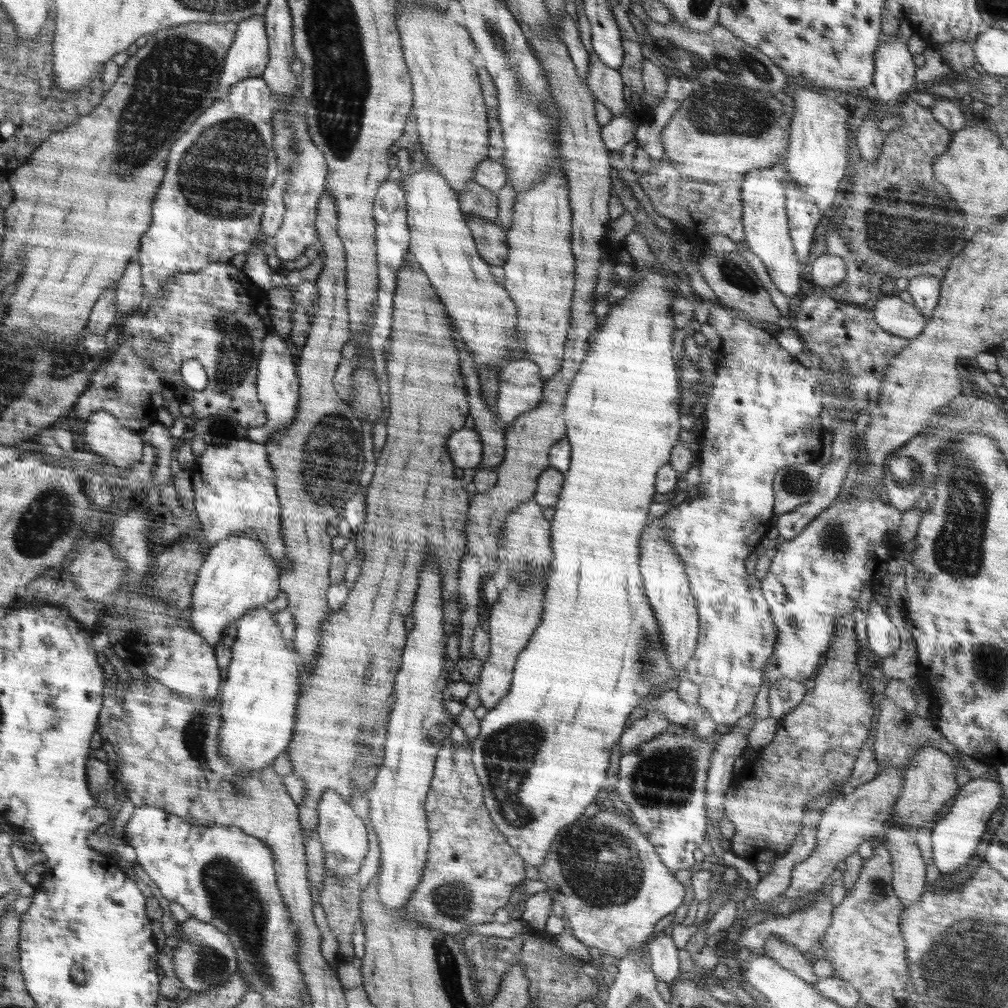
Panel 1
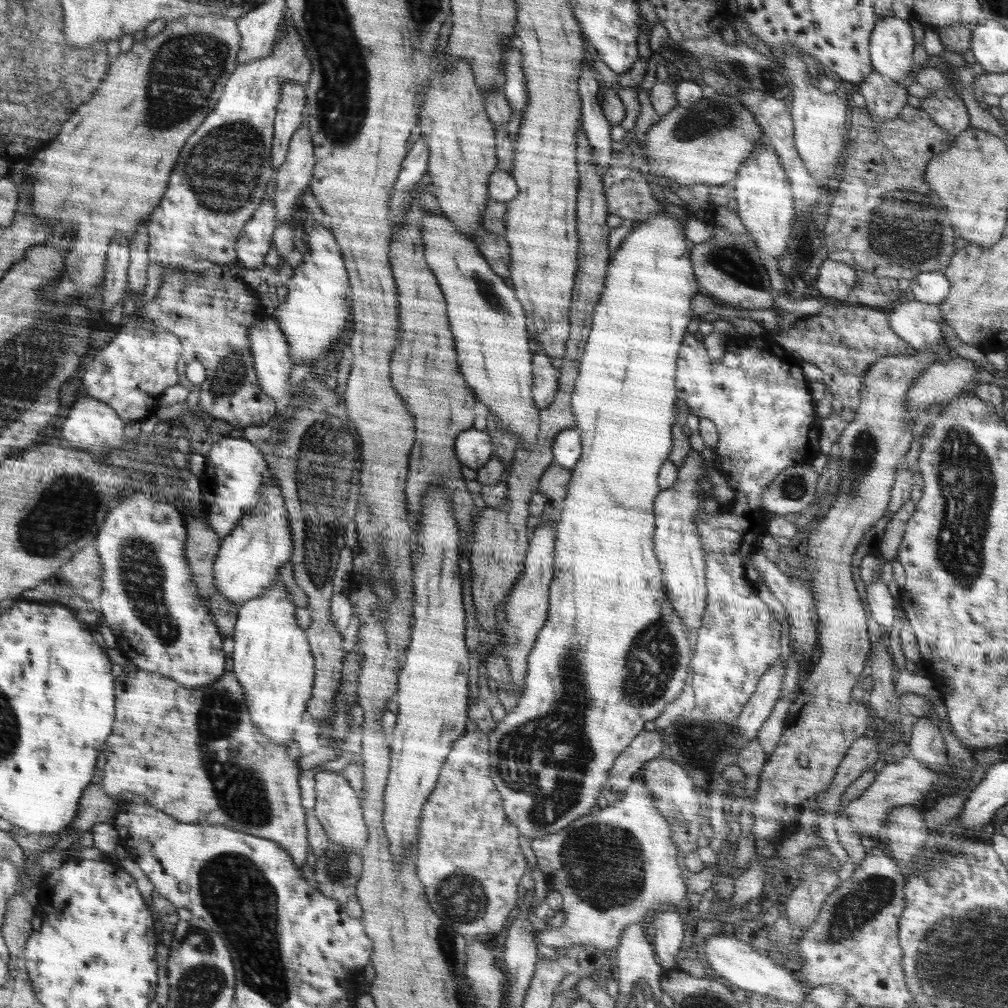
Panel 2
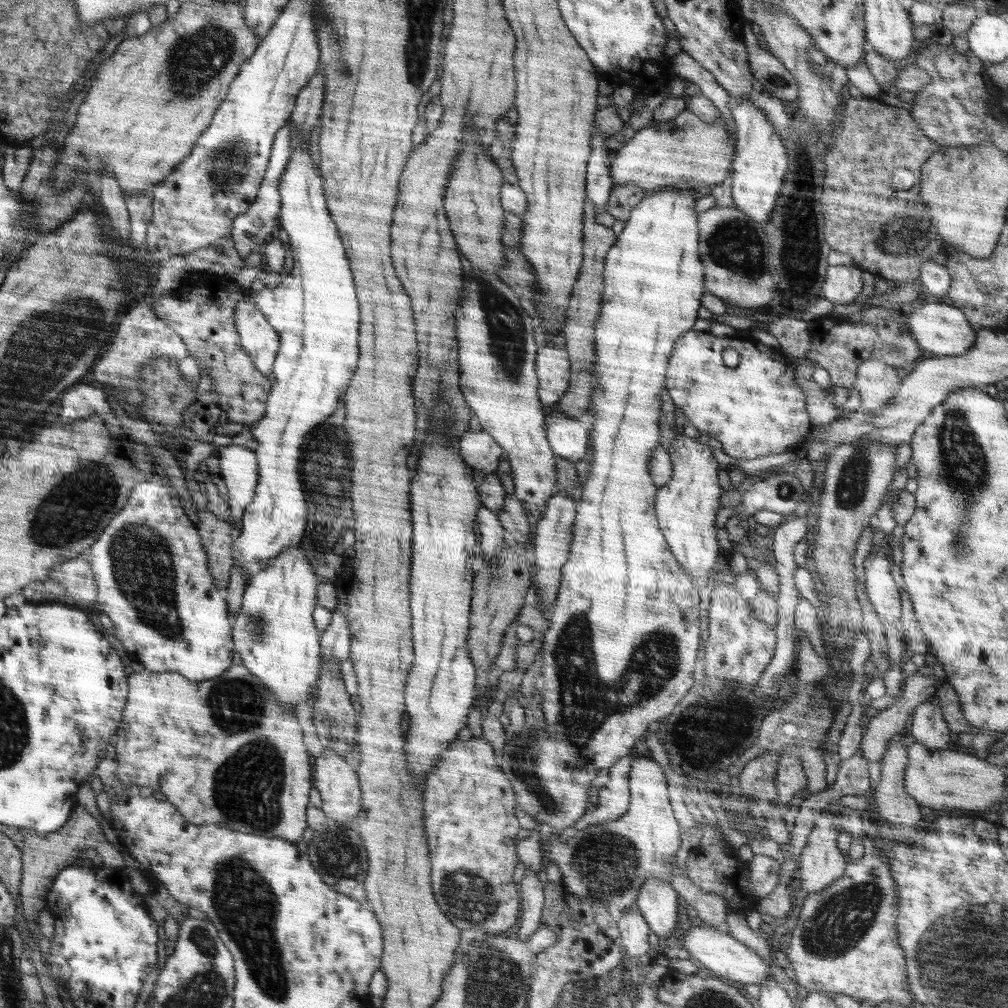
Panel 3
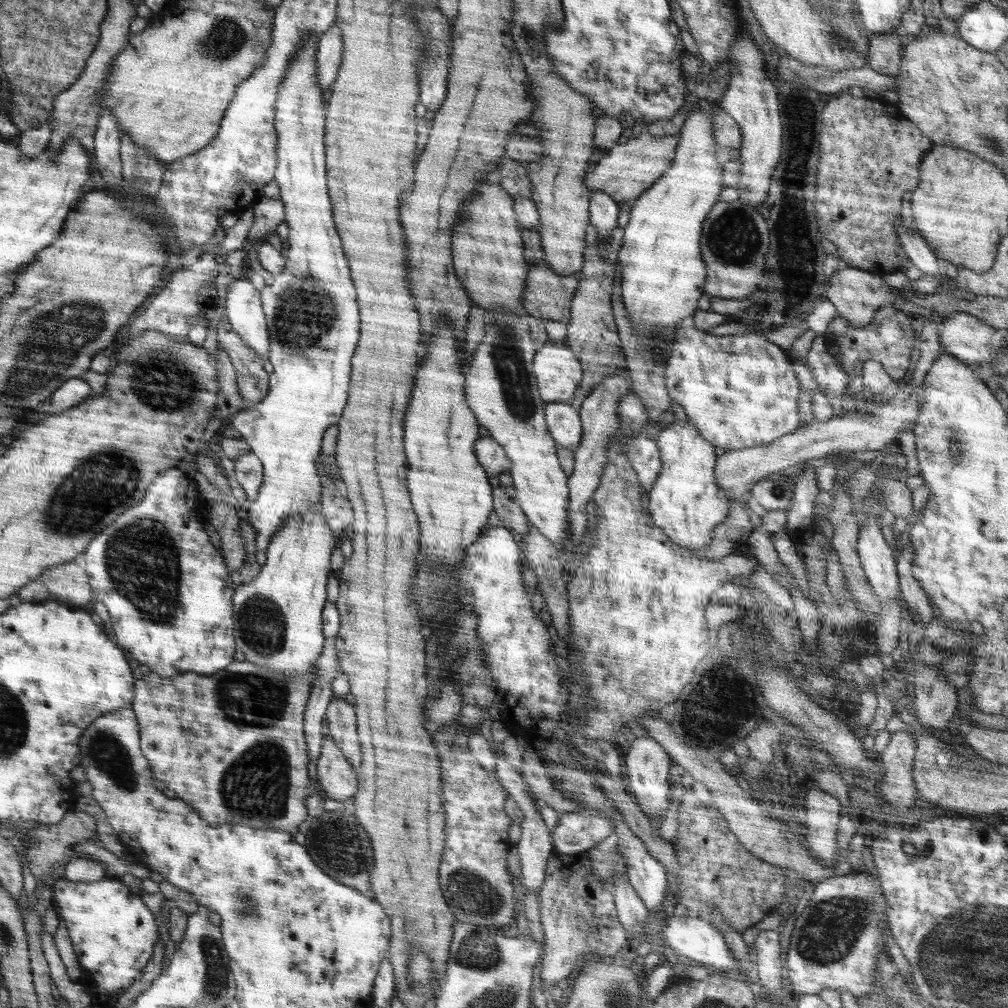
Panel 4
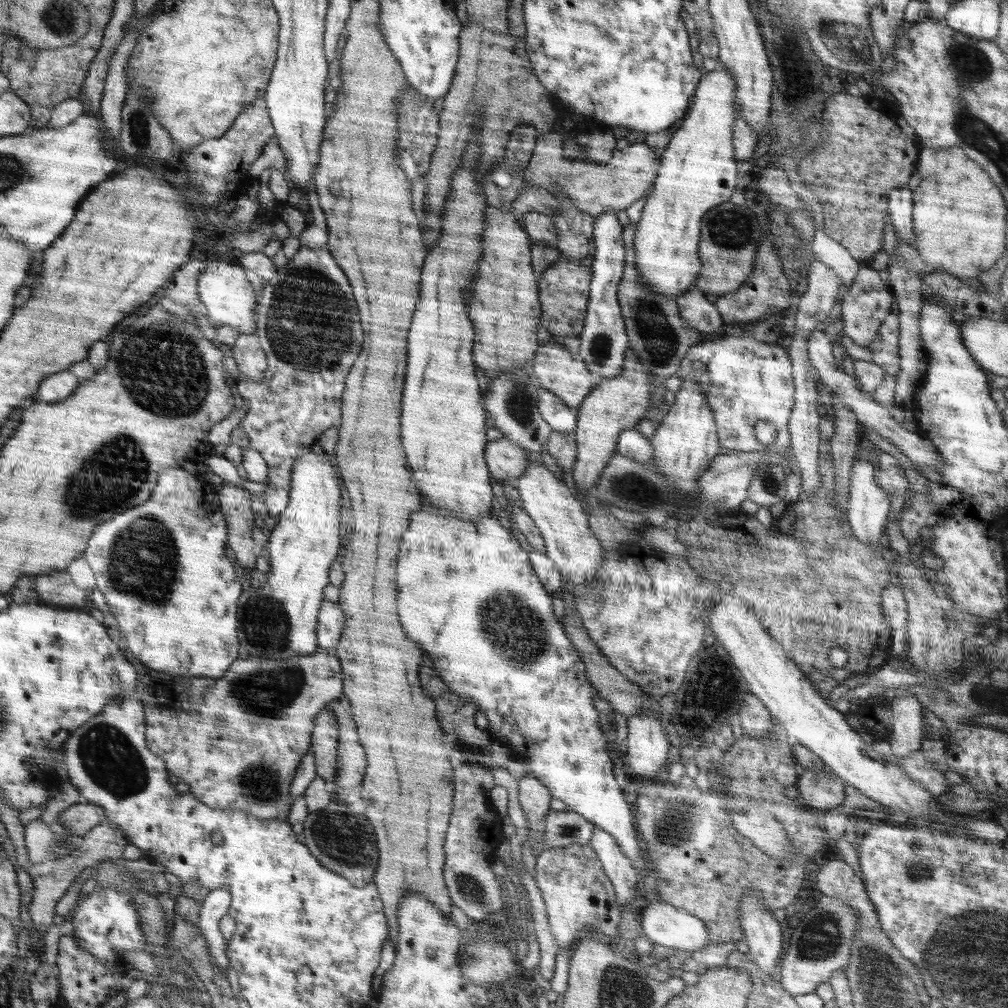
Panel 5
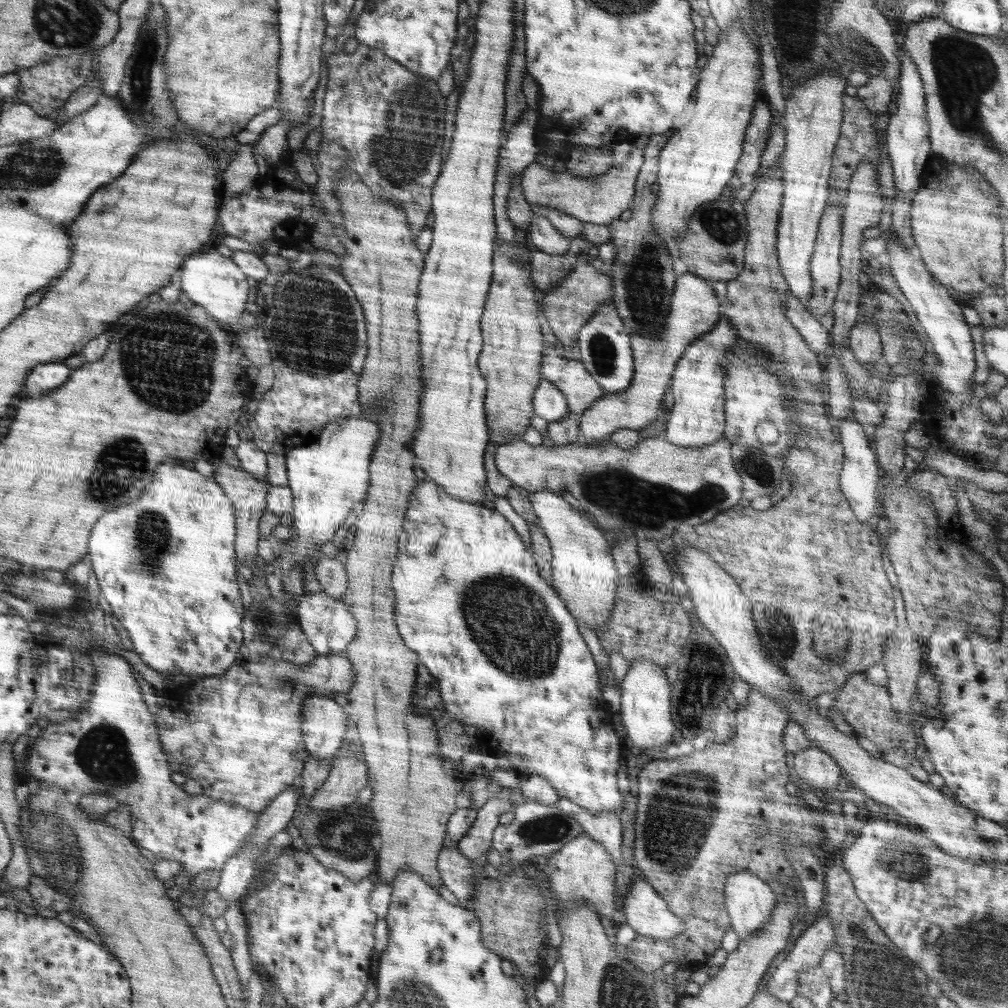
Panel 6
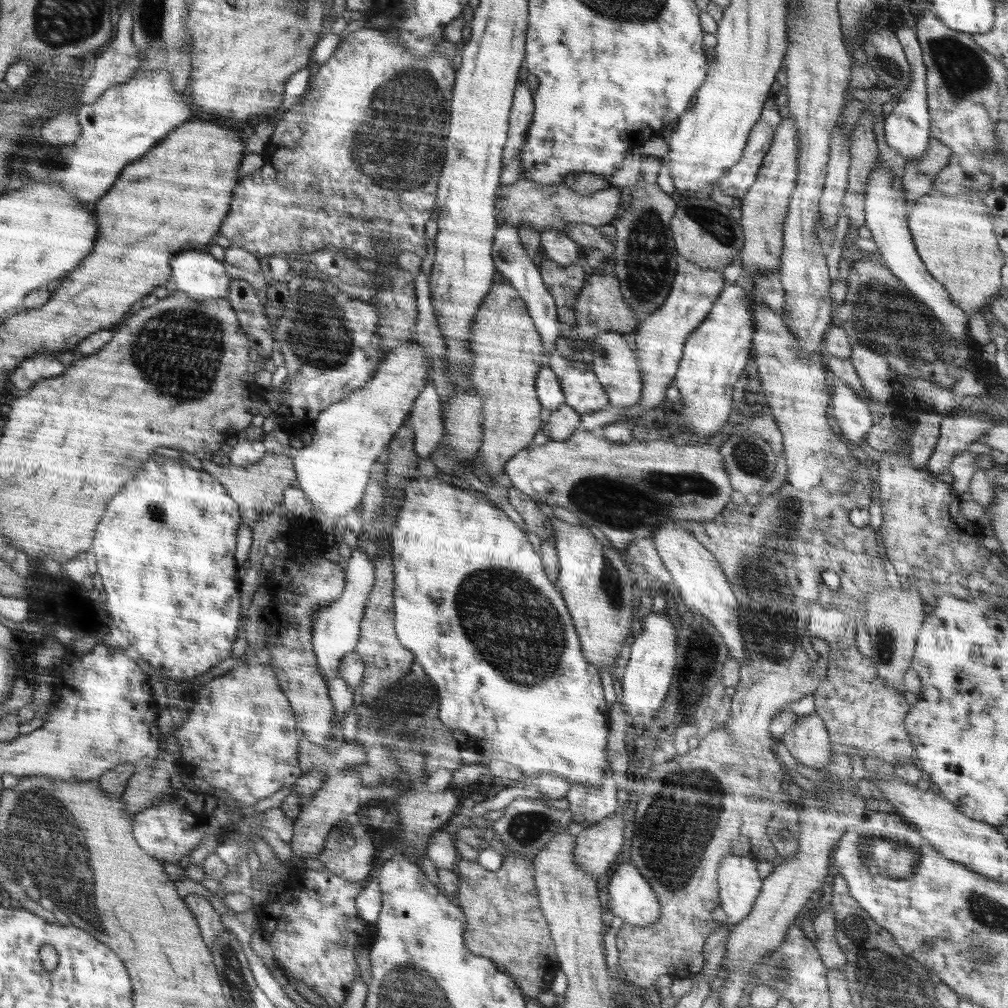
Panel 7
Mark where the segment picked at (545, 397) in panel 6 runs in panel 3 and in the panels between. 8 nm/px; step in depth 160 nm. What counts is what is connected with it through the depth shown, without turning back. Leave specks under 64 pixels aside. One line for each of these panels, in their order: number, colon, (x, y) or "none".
3: (567, 436)
4: (564, 424)
5: (561, 418)

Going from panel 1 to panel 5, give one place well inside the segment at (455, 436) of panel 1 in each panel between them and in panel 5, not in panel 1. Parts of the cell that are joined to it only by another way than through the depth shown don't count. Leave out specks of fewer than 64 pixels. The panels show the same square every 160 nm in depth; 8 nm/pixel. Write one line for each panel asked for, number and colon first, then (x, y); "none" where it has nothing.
2: (474, 447)
3: (479, 449)
4: (491, 453)
5: (507, 460)

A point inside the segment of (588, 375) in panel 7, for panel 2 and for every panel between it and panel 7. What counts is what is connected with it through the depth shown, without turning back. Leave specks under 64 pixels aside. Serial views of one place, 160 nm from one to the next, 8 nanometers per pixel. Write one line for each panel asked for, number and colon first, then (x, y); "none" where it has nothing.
2: (545, 380)
3: (553, 366)
4: (559, 373)
5: (566, 375)
6: (570, 376)

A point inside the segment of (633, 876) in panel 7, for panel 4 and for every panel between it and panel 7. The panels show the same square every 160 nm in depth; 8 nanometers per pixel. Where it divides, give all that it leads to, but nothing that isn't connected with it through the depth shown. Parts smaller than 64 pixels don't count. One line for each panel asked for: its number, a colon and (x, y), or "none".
4: (694, 937)
5: (664, 924)
6: (645, 910)

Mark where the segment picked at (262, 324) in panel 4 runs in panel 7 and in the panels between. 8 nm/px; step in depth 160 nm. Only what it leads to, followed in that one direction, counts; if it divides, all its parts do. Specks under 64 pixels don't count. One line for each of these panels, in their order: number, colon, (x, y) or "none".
5: (229, 299)
6: (218, 284)
7: (200, 276)

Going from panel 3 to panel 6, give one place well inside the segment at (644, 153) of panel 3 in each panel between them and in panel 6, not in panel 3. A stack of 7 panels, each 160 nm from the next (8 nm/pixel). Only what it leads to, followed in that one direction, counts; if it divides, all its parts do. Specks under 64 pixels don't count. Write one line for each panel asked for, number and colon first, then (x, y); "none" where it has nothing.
4: (627, 170)
5: (615, 184)
6: (600, 200)

